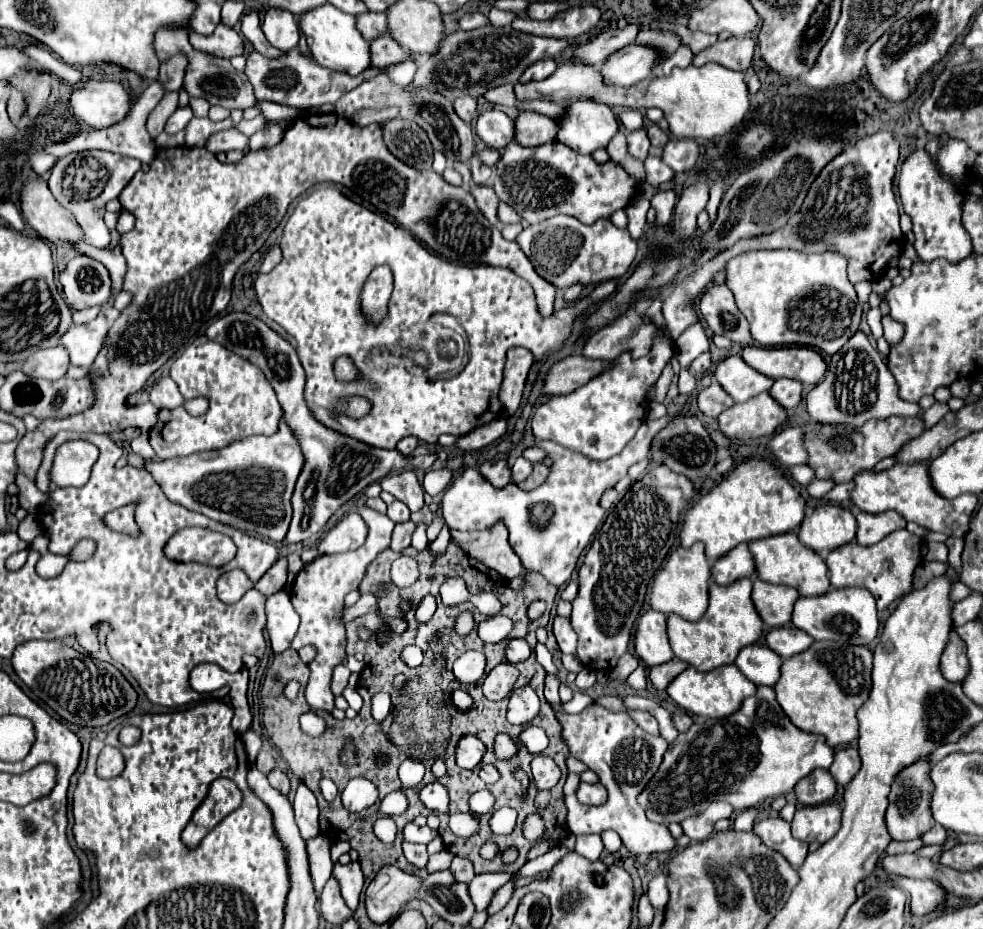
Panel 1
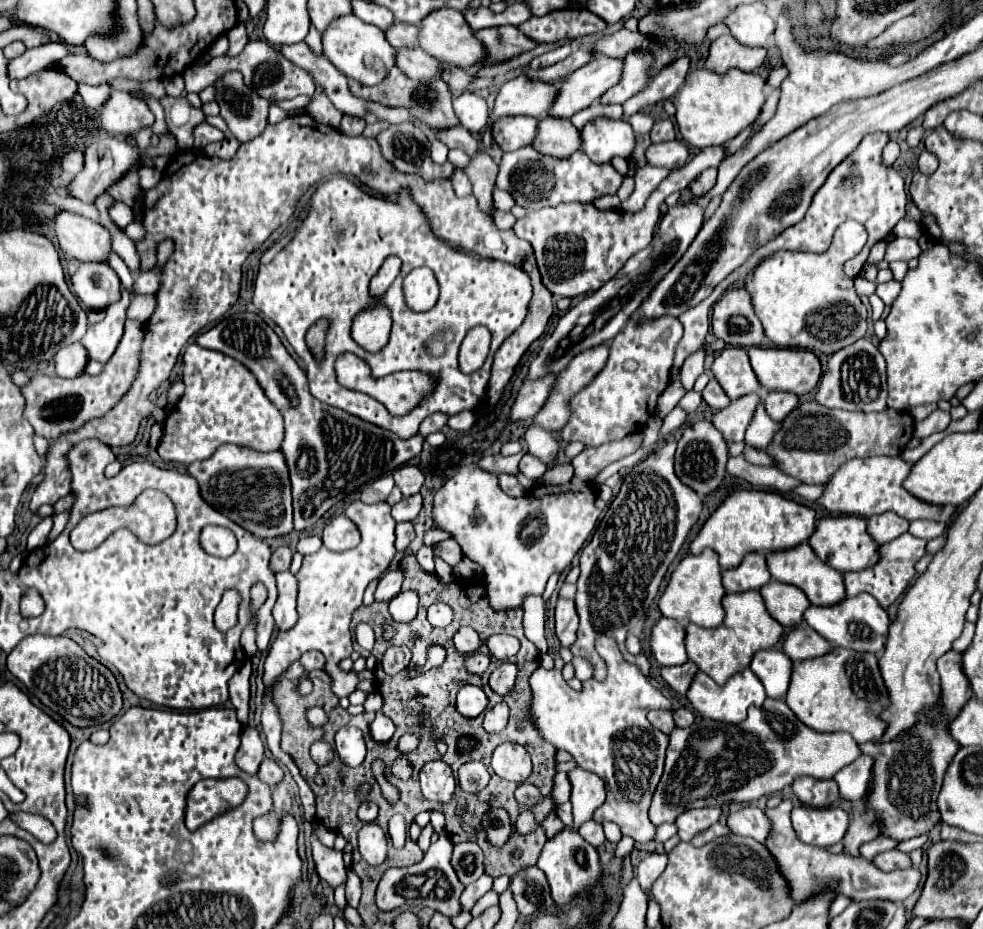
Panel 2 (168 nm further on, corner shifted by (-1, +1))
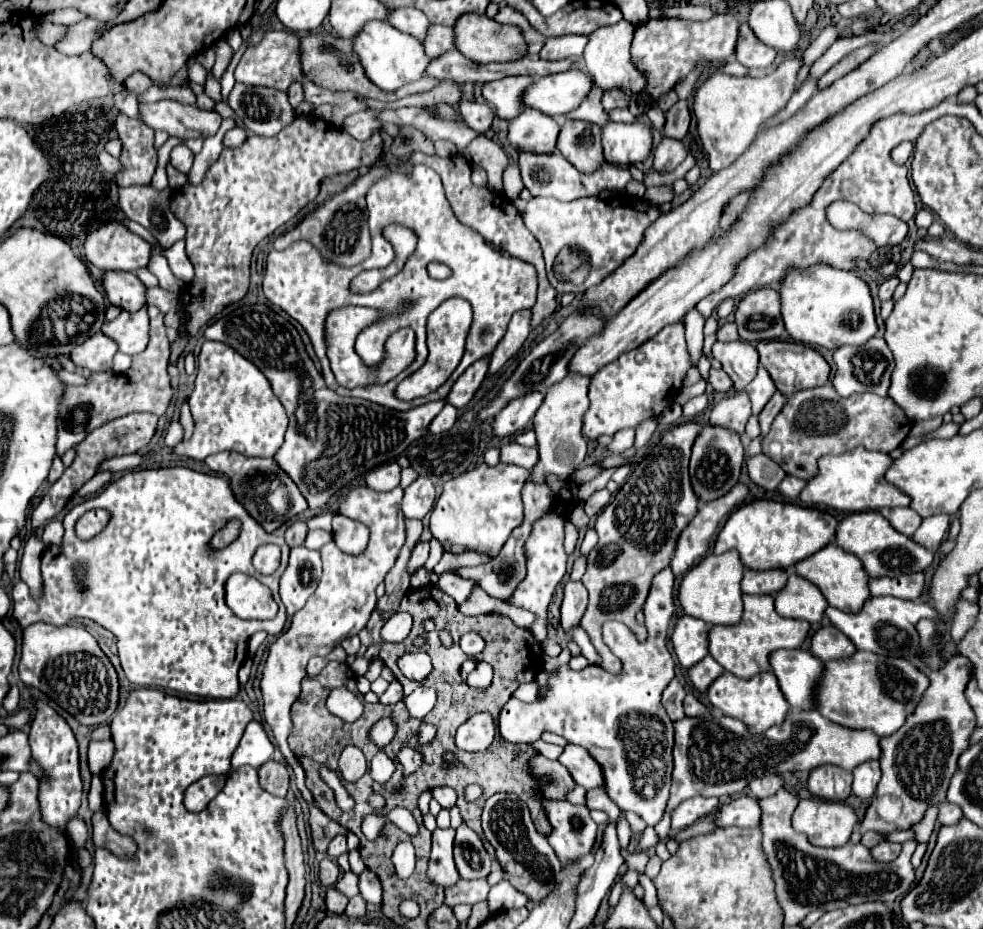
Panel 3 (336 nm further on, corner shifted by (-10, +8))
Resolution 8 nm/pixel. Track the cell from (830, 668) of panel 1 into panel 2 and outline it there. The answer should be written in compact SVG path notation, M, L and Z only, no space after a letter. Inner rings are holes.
M833 648L821 658L795 662L785 702L809 728L819 732L849 732L857 744L879 740L887 730L881 712L889 708L889 692L875 654Z

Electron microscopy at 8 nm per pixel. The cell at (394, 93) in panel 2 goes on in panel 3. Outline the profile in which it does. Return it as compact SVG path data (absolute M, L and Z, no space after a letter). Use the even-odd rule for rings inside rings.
M310 33L310 35L302 37L302 69L306 71L308 81L316 83L318 87L324 87L324 89L330 89L330 91L350 91L354 95L364 95L364 97L378 99L378 101L396 101L396 99L406 97L410 93L432 91L438 85L438 79L432 79L432 77L424 75L418 81L400 87L398 91L382 91L366 79L358 59L354 59L354 53L350 51L350 41L348 39L338 39L332 33Z

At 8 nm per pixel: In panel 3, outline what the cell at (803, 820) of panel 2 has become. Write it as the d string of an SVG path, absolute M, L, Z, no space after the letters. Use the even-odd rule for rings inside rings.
M802 799L792 817L794 829L818 847L840 847L850 841L856 813L850 805L822 799Z

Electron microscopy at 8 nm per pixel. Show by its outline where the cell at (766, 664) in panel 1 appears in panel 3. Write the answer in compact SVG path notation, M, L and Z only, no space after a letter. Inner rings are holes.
M778 649L768 661L790 707L816 709L812 691L822 675L822 661L806 649Z

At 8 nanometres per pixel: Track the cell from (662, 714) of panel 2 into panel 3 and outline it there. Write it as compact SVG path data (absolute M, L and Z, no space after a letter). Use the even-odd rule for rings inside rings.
M674 679L674 681L666 687L666 691L664 691L664 695L662 695L662 705L664 705L664 709L666 709L666 713L668 713L668 717L670 717L672 721L678 721L678 719L684 717L684 709L682 709L684 697L686 697L684 687Z

